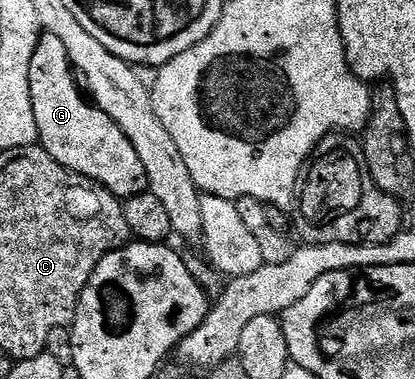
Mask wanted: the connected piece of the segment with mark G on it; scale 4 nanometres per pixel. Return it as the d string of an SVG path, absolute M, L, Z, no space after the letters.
M43 31L29 65L29 89L33 97L33 117L37 117L39 143L47 150L49 157L56 159L63 167L101 184L119 200L140 195L147 190L145 165L141 165L141 157L137 157L133 145L129 145L129 137L121 133L119 126L94 102L85 98L74 78L76 76L67 59L64 43L57 41L53 33Z

